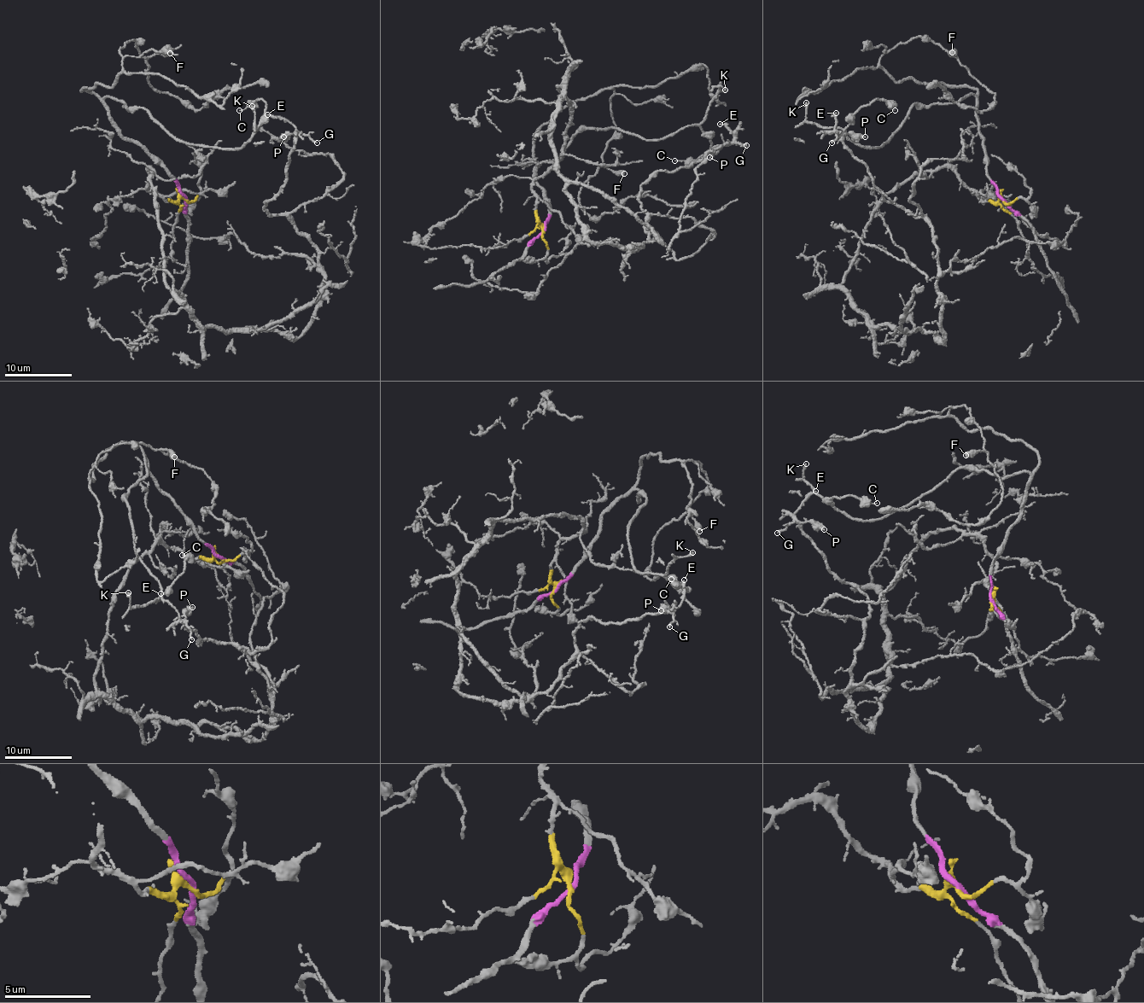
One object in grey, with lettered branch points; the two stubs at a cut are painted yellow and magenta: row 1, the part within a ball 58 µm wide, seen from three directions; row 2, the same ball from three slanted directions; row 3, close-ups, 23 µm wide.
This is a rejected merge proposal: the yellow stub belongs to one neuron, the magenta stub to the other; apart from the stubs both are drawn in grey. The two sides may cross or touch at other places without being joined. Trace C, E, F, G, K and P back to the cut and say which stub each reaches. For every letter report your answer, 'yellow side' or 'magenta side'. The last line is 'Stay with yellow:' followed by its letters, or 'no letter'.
C: magenta side
E: yellow side
F: magenta side
G: yellow side
K: magenta side
P: yellow side
Stay with yellow: E, G, P

